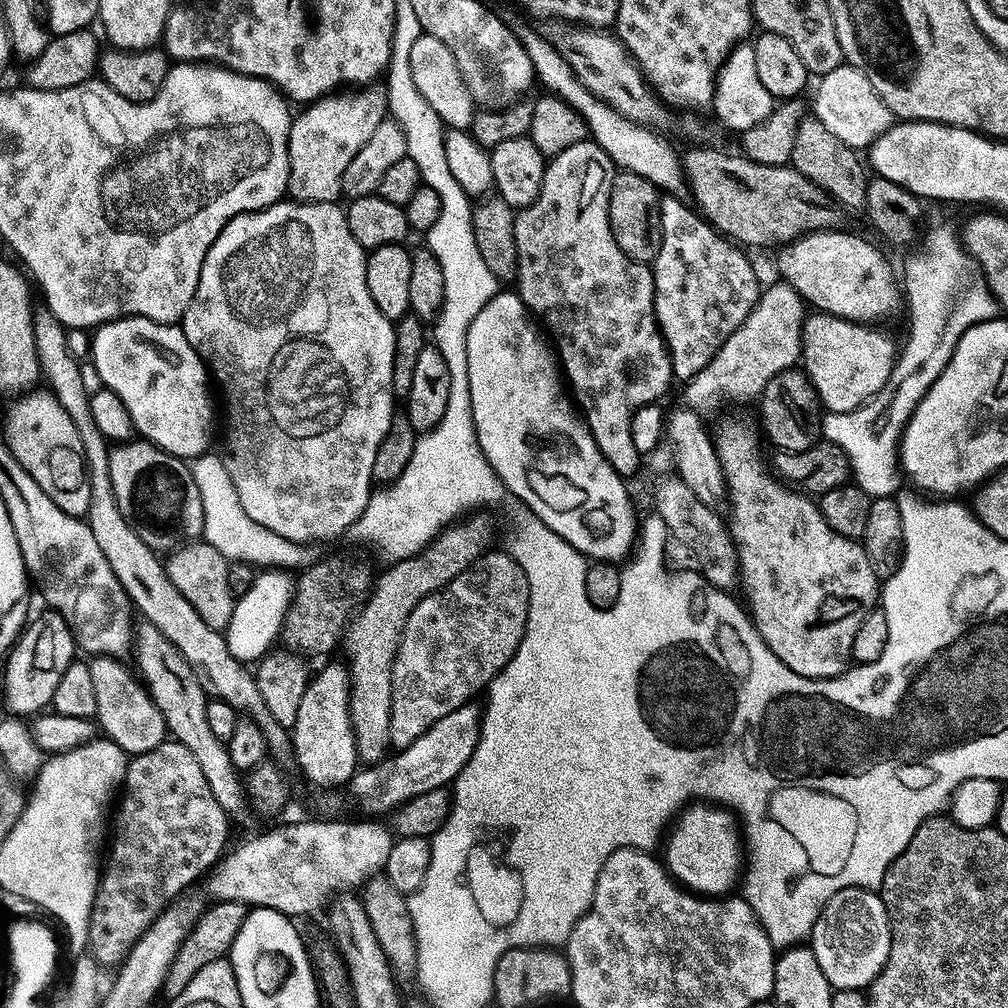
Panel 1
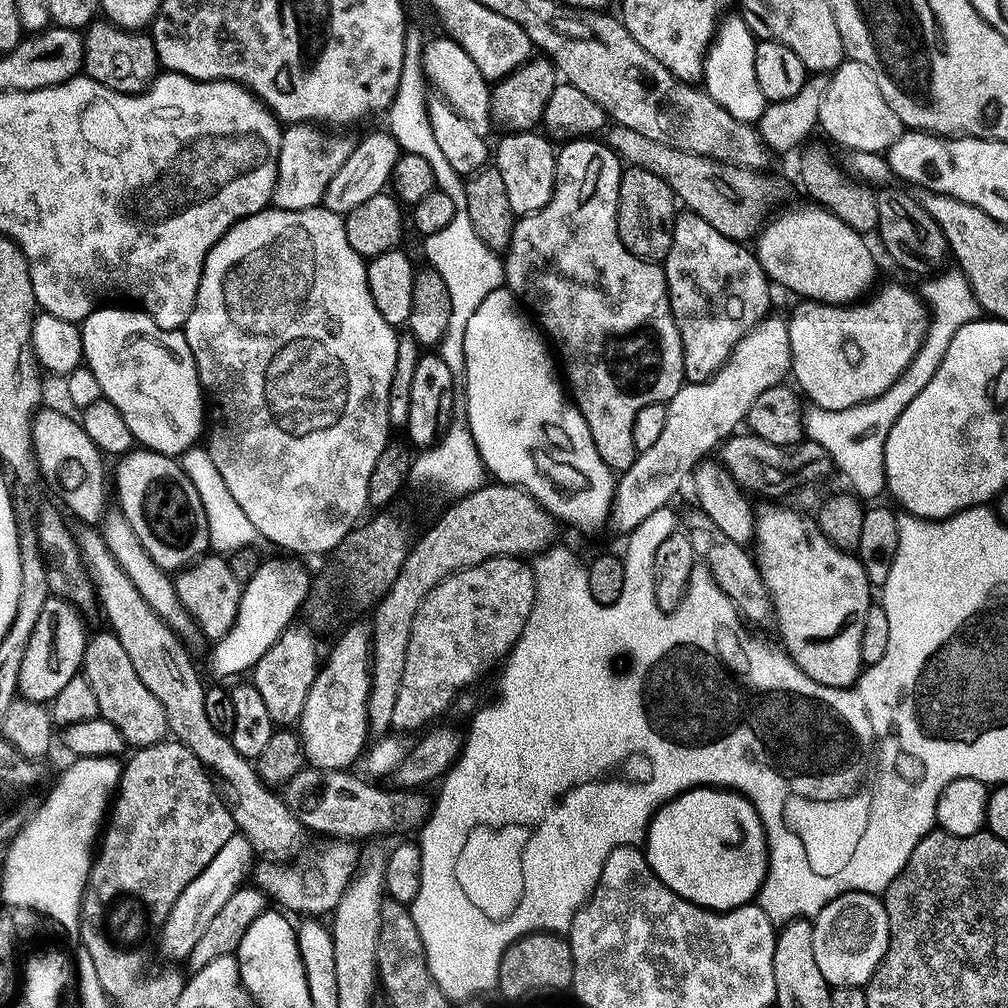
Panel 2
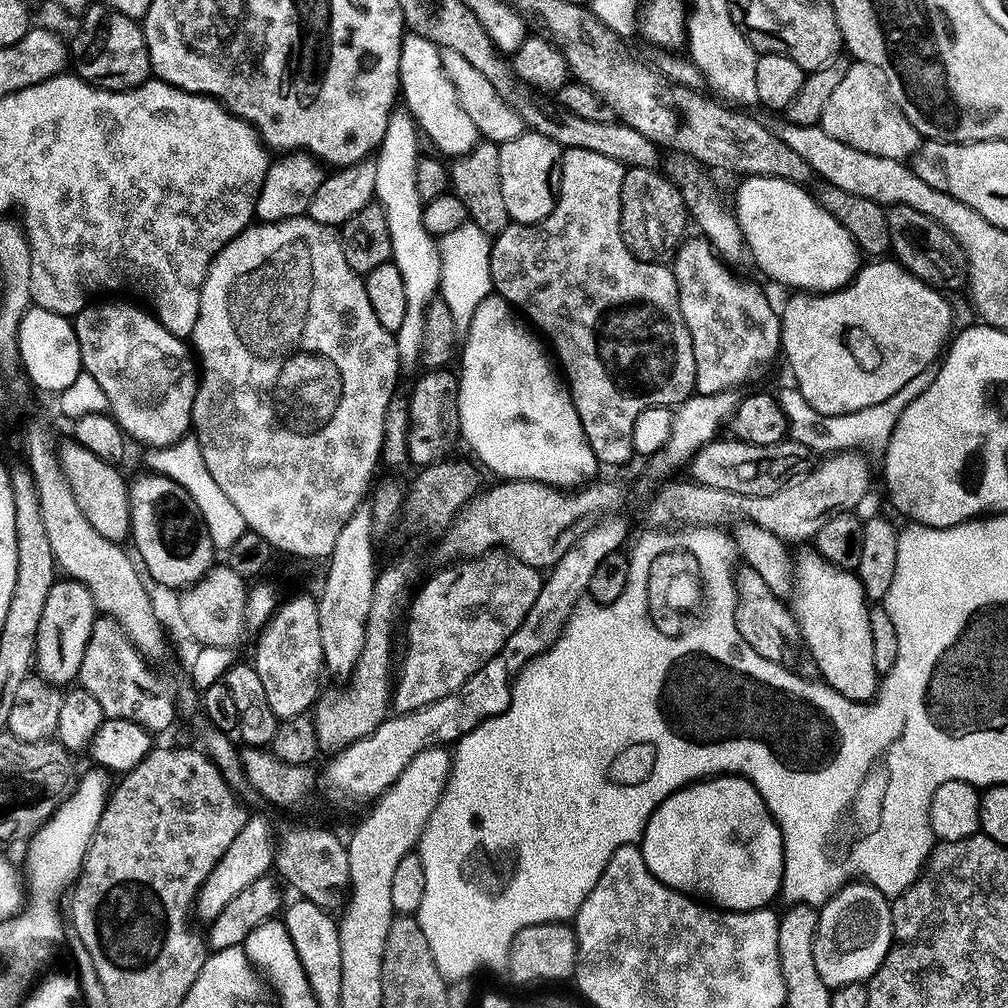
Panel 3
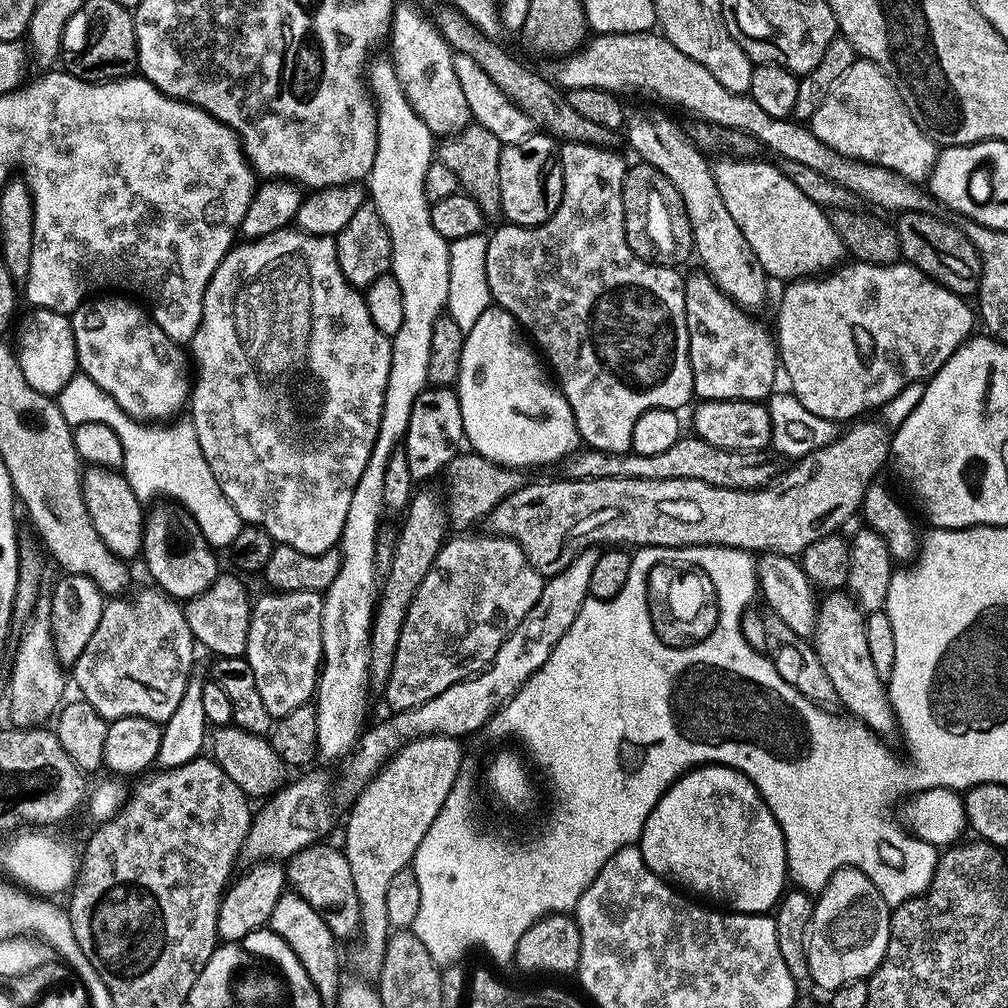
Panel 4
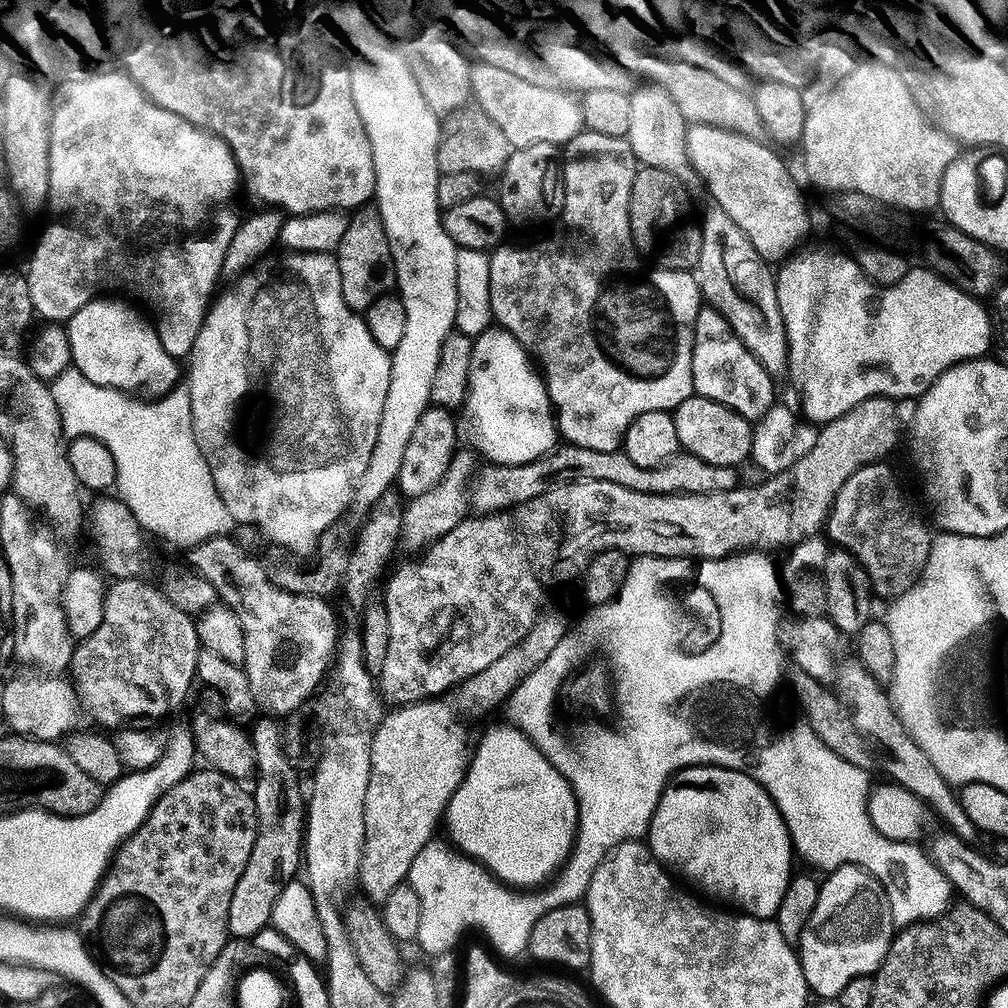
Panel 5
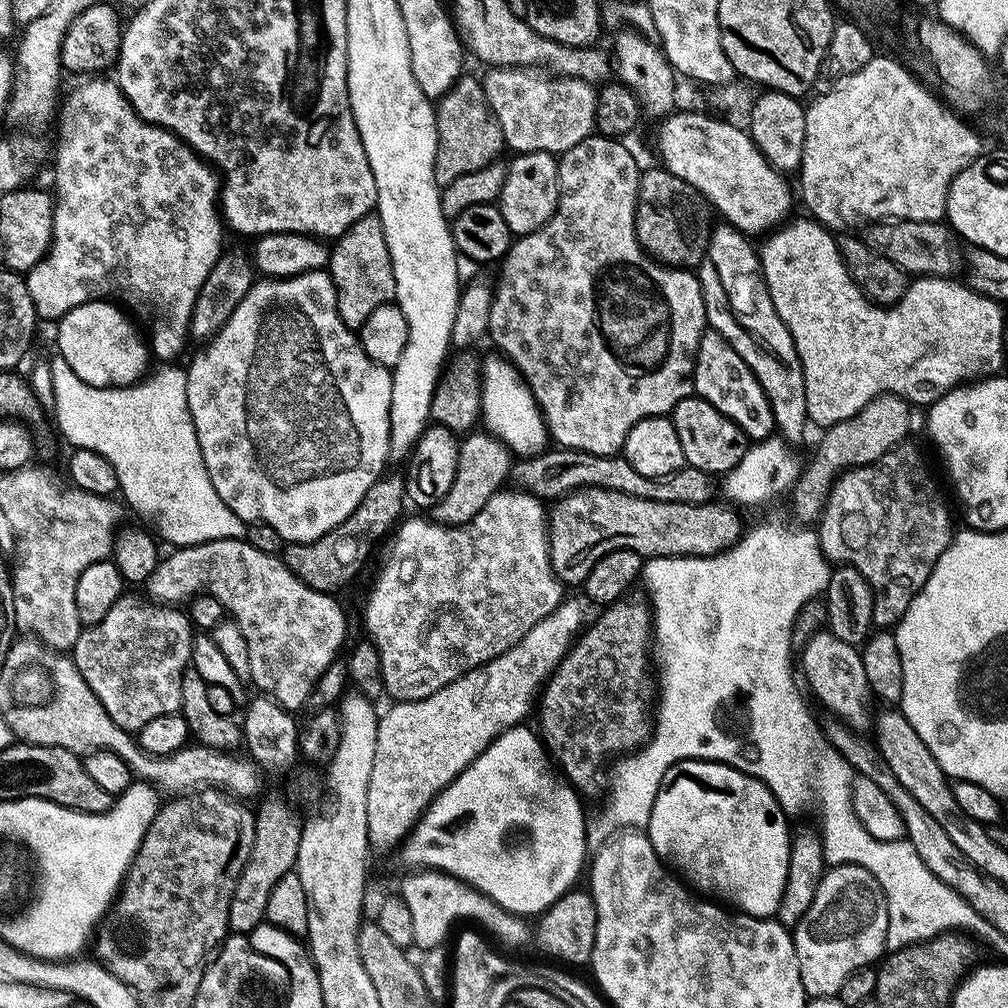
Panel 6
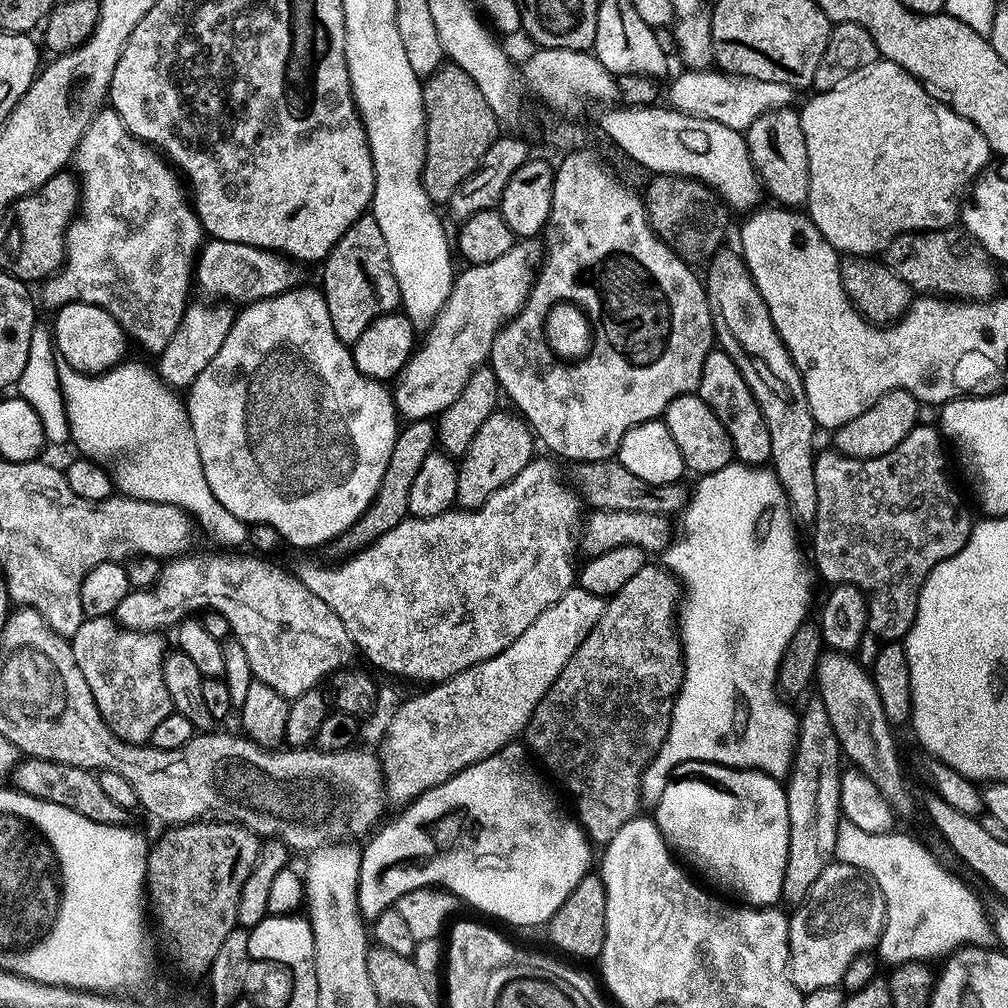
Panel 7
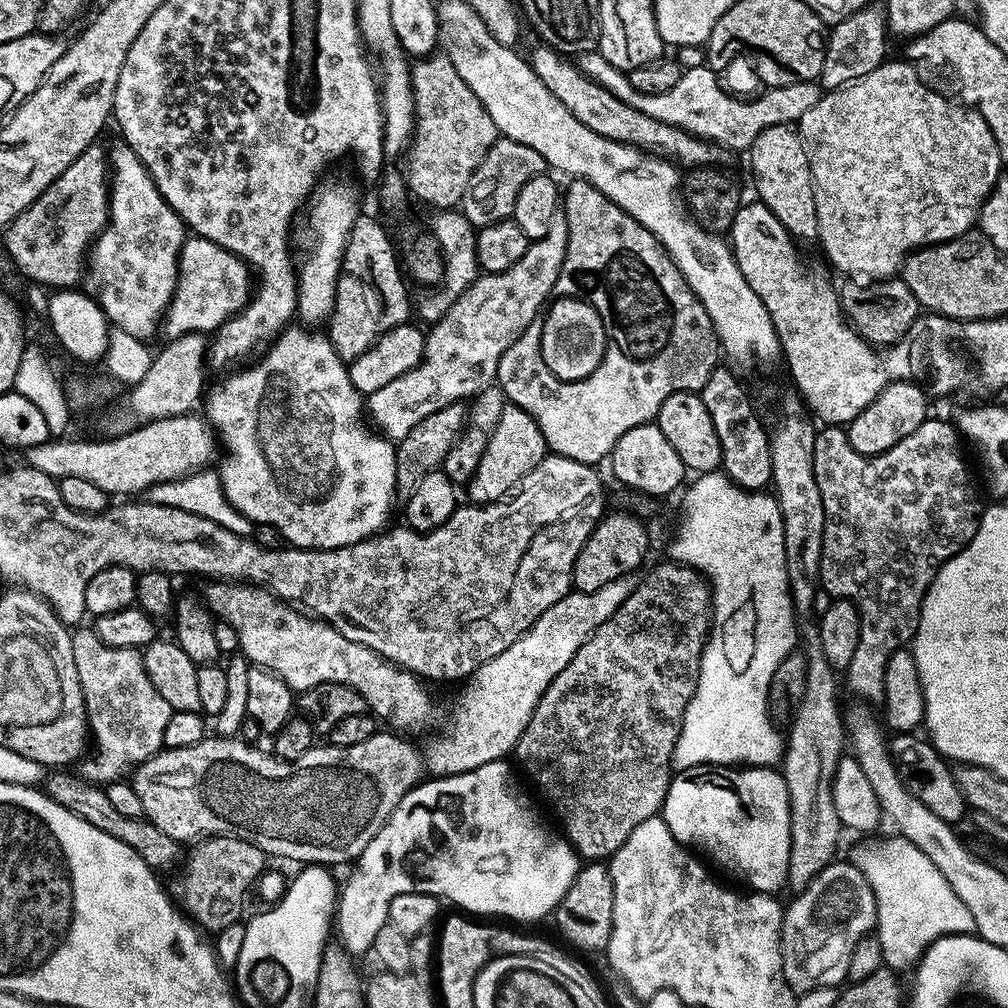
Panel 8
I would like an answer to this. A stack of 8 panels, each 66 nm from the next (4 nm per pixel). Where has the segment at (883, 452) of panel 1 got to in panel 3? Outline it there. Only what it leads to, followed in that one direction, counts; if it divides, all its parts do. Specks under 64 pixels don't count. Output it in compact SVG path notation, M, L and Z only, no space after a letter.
M927 368L922 374L906 382L906 385L902 386L897 393L886 398L886 402L878 406L870 406L866 410L837 416L824 416L818 410L814 410L814 406L810 406L810 402L806 402L806 398L802 398L802 394L794 386L788 386L778 392L778 399L784 411L784 417L788 419L788 436L800 442L802 446L810 446L813 454L835 454L853 450L882 452L888 447L894 426L905 412L906 406L910 406L915 398L920 397L934 379L935 369Z

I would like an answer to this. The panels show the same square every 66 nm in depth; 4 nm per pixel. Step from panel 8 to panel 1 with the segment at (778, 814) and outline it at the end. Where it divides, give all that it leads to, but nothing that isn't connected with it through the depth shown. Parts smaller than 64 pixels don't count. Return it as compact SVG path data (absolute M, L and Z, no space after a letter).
M696 802L685 807L673 823L670 836L665 837L664 856L662 862L669 875L685 889L703 896L724 896L736 882L739 881L744 864L744 844L742 832L737 817L723 807Z

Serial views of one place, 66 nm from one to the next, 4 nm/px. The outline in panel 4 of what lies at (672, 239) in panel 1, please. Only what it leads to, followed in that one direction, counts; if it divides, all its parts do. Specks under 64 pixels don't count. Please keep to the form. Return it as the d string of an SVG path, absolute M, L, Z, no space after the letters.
M707 274L699 275L684 280L693 393L700 400L767 401L777 387L778 349L773 337L767 336Z

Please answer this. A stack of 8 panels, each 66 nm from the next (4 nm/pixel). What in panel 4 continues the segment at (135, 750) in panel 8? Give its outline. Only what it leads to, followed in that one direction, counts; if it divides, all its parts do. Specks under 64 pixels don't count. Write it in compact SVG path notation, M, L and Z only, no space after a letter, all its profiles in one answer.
M156 586L149 587L134 593L132 600L112 598L105 603L102 618L90 642L86 642L86 650L82 650L74 665L79 695L109 722L127 716L141 716L157 722L169 720L174 710L178 710L178 702L182 702L182 694L186 694L188 681L194 676L192 663L196 660L198 645L192 638L183 607Z

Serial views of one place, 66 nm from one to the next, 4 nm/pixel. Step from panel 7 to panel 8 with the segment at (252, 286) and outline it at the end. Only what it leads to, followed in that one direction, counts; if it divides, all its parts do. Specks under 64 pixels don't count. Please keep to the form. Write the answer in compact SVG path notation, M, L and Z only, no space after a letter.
M198 235L185 239L180 251L176 289L162 322L166 336L176 339L191 332L215 333L230 317L244 311L244 305L250 299L248 276L250 277L248 265L233 252L227 252L222 246Z

